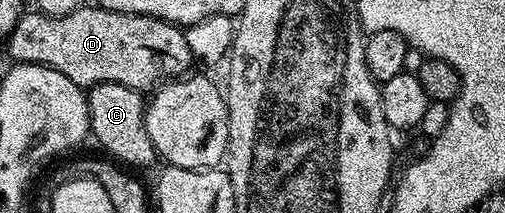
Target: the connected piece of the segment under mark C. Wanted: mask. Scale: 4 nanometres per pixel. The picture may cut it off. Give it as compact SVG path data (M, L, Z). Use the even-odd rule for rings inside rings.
M95 84L87 92L87 109L90 135L93 140L95 136L112 161L132 169L147 168L156 163L155 147L145 130L145 96L142 91L120 84Z

